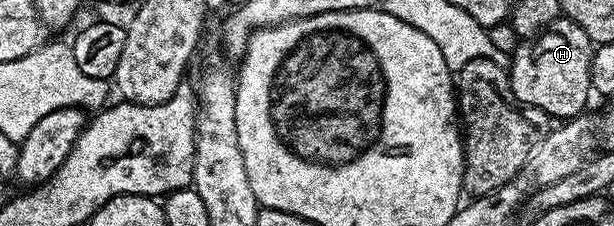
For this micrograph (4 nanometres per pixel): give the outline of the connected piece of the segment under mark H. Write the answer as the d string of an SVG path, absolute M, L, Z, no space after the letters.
M564 16L555 19L536 38L518 41L517 48L513 51L507 67L511 80L511 92L515 92L515 96L519 96L519 100L523 100L523 104L539 108L549 115L550 119L568 120L578 117L584 111L581 109L588 104L589 94L591 95L593 90L591 60L594 49L595 44L589 39L587 32L583 32L583 28L579 28L579 24L575 24L570 18Z

